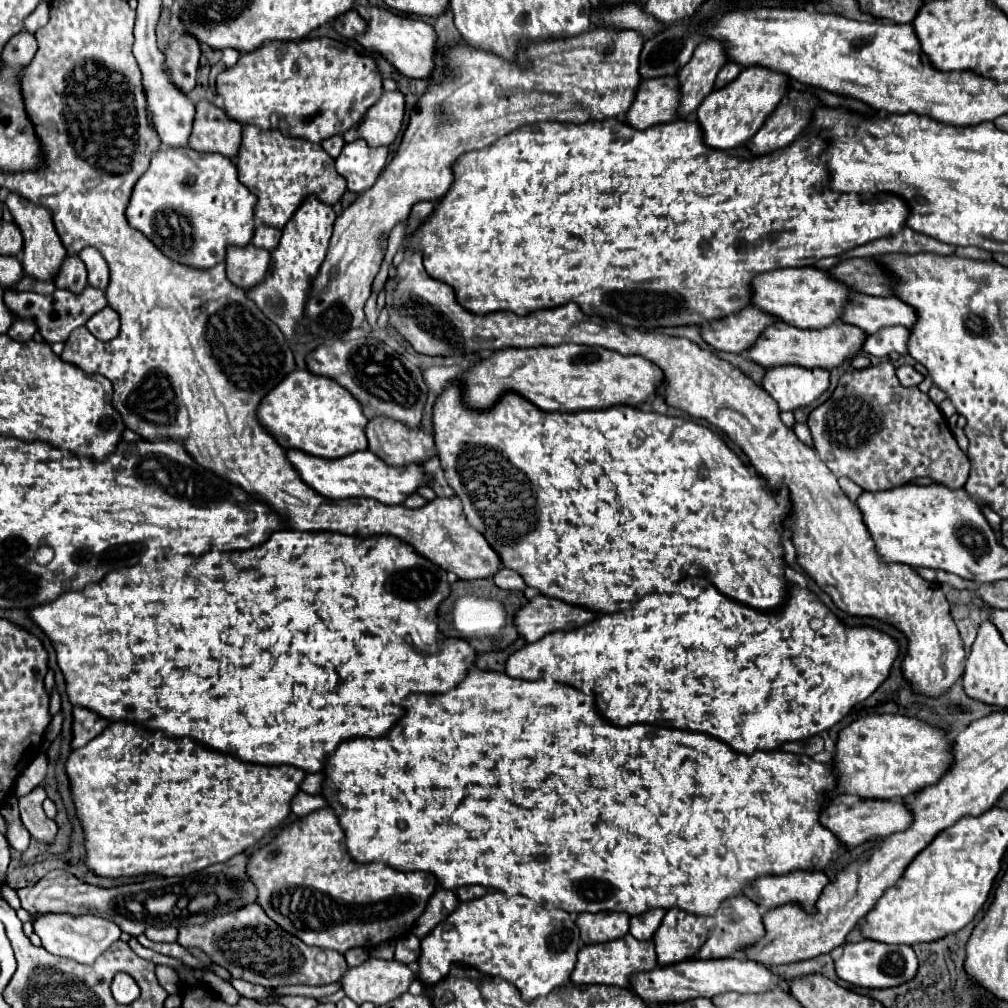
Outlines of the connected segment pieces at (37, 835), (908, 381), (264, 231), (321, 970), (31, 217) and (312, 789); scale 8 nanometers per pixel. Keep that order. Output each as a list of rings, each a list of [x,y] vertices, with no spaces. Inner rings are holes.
[[[36,787],[28,795],[20,797],[18,805],[20,805],[22,823],[30,831],[30,835],[36,841],[50,843],[56,837],[56,823],[44,815],[44,811],[42,811],[44,799],[46,799],[46,791],[42,787]]]
[[[900,365],[898,369],[896,369],[896,377],[898,377],[898,381],[904,385],[904,387],[914,387],[914,385],[918,385],[924,377],[914,369],[914,367],[910,367],[910,365]]]
[[[258,225],[256,231],[254,231],[254,237],[252,237],[252,243],[260,249],[266,249],[266,251],[272,251],[276,247],[276,243],[280,241],[280,235],[282,231],[276,229],[276,227],[268,227],[268,225]]]
[[[248,903],[238,911],[214,915],[202,925],[178,927],[178,943],[186,949],[198,947],[208,959],[224,967],[232,977],[244,979],[262,987],[278,985],[328,985],[342,979],[348,965],[342,953],[330,949],[316,949],[302,943],[298,937],[284,933],[272,923],[258,903]]]
[[[8,193],[6,205],[14,217],[14,223],[20,227],[20,231],[24,235],[24,251],[22,251],[24,271],[36,279],[52,281],[52,277],[56,275],[56,271],[60,269],[60,265],[66,257],[66,249],[64,249],[64,245],[62,245],[62,241],[54,229],[54,223],[52,223],[52,211],[42,207],[42,205],[30,203],[28,199],[24,199],[18,193]]]
[[[316,773],[316,775],[306,775],[306,777],[304,777],[304,781],[300,783],[300,791],[310,793],[310,795],[318,793],[318,791],[320,791],[320,781],[322,781],[322,779],[324,779],[324,777],[322,777],[322,773]]]

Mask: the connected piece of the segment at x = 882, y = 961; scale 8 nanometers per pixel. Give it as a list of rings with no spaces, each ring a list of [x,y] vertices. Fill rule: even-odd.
[[[862,939],[858,943],[846,943],[842,957],[836,961],[836,975],[844,979],[846,983],[858,985],[858,987],[874,987],[874,989],[884,989],[884,987],[896,987],[906,983],[906,979],[912,979],[916,975],[916,955],[912,947],[908,945],[886,945],[870,939]]]

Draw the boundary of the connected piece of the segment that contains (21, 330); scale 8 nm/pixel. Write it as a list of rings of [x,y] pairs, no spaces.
[[[14,315],[14,323],[12,323],[12,327],[8,329],[8,335],[10,335],[12,339],[16,339],[16,341],[30,341],[32,335],[36,333],[36,329],[38,329],[38,327],[36,327],[34,321],[22,319],[22,317]]]

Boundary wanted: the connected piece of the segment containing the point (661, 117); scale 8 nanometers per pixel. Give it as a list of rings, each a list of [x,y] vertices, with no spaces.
[[[668,77],[668,79],[650,79],[648,83],[640,83],[632,101],[632,107],[628,109],[624,121],[634,127],[634,129],[648,129],[652,125],[660,125],[660,123],[670,123],[676,119],[676,107],[680,103],[678,97],[678,87],[676,87],[676,77]]]

